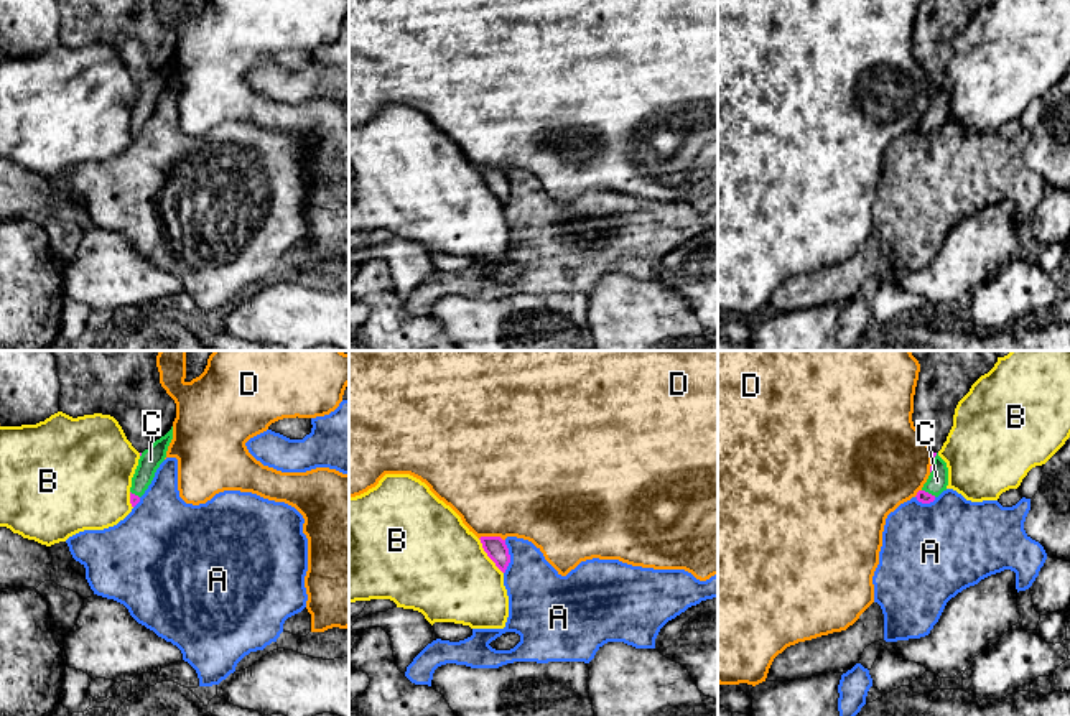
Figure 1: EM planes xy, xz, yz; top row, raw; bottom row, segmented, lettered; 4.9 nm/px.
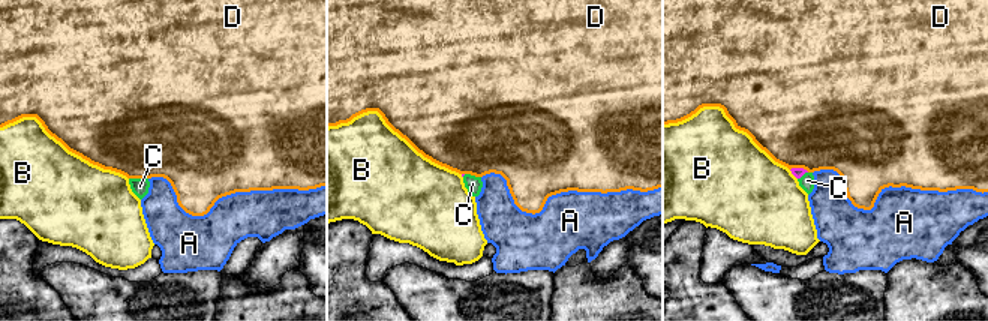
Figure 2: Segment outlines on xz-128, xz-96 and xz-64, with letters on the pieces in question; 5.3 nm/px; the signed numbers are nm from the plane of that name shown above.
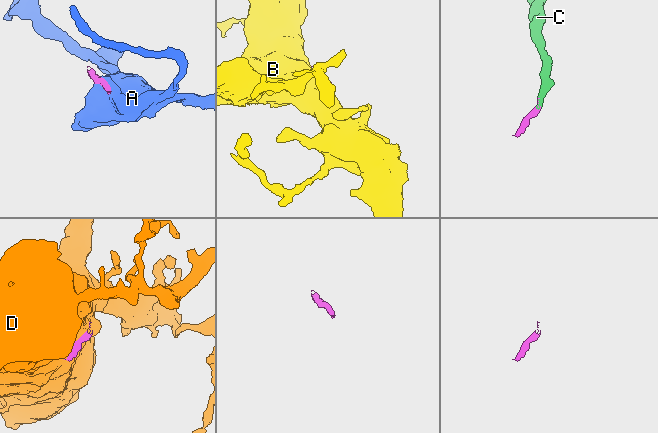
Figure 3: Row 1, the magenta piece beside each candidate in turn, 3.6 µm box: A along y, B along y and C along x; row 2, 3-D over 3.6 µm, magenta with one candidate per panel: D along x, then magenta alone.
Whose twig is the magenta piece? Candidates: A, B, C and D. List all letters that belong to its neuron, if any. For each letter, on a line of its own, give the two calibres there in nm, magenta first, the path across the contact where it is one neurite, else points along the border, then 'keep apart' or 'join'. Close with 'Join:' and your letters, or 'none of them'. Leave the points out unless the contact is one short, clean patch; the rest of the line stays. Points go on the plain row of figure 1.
A: calibres 110 and 300 nm; border xz (506, 172), (509, 196), (504, 204); keep apart
B: calibres 110 and 460 nm; keep apart
C: calibres 60 and 100 nm; way yz (922, 127), (927, 124), (937, 112); join
D: calibres 110 and 480 nm; keep apart
Join: C

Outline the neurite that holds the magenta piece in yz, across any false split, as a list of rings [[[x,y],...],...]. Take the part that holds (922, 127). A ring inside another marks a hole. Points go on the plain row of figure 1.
[[[932,84],[930,107],[915,128],[922,135],[930,135],[943,122],[947,122],[947,117],[948,117],[947,94],[938,87],[938,84]]]

